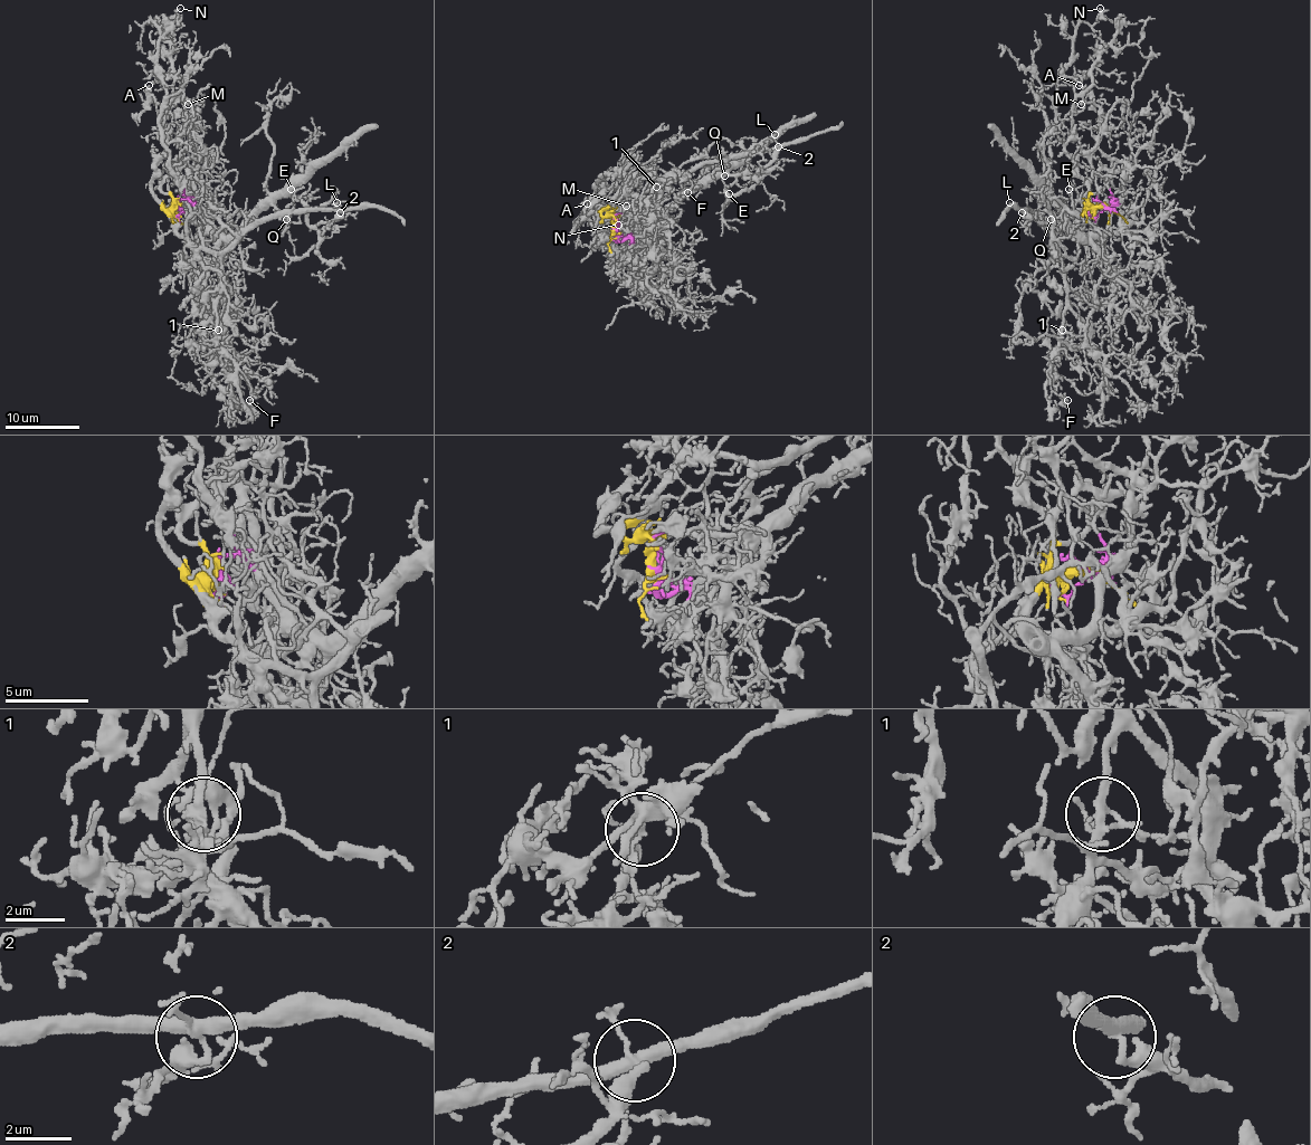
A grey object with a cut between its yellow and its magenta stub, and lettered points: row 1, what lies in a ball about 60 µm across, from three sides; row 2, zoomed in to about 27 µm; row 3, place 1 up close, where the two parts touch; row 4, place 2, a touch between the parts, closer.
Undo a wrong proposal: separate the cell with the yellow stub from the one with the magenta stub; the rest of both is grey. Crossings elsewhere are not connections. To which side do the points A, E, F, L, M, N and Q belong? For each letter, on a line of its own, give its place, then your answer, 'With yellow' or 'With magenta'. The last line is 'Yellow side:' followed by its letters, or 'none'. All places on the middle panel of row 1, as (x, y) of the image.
A: Place: (587, 203). With yellow
E: Place: (729, 193). With magenta
F: Place: (687, 192). With yellow
L: Place: (775, 134). With magenta
M: Place: (626, 206). With yellow
N: Place: (618, 225). With yellow
Q: Place: (724, 175). With magenta
Yellow side: A, F, M, N

